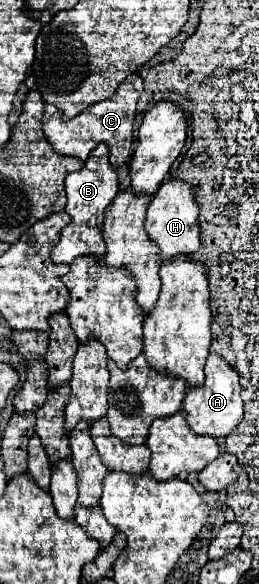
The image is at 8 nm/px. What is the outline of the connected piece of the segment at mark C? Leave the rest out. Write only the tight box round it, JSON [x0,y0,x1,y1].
[44,73,142,169]

